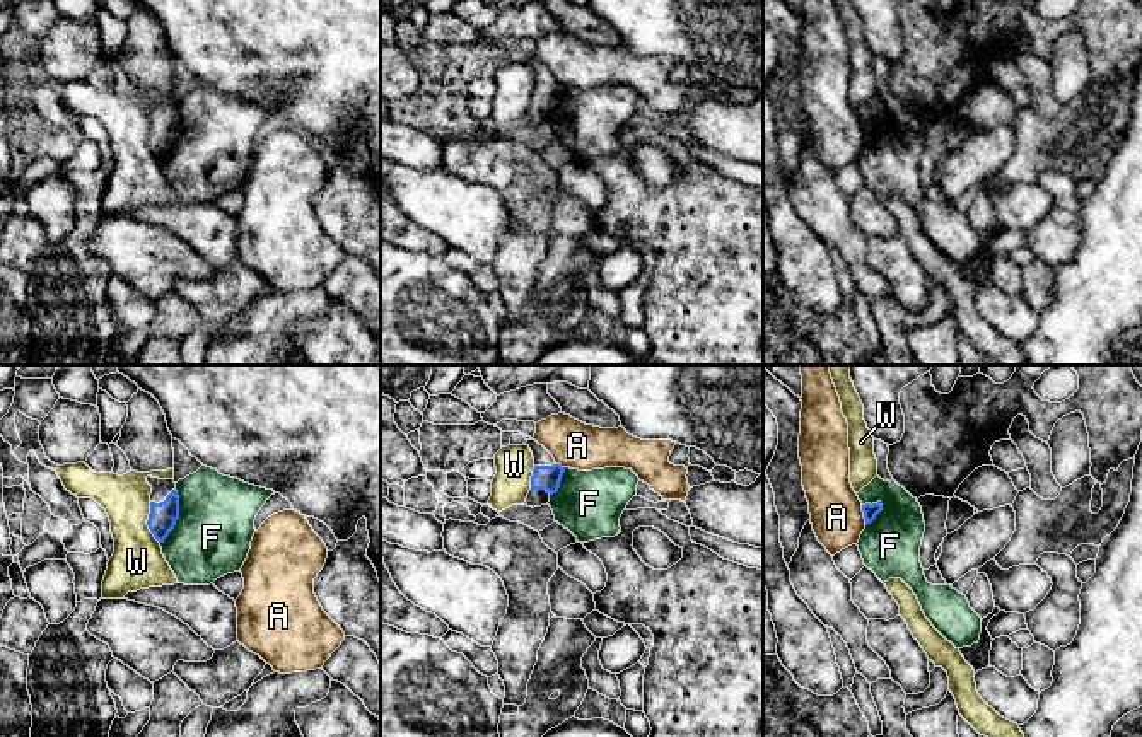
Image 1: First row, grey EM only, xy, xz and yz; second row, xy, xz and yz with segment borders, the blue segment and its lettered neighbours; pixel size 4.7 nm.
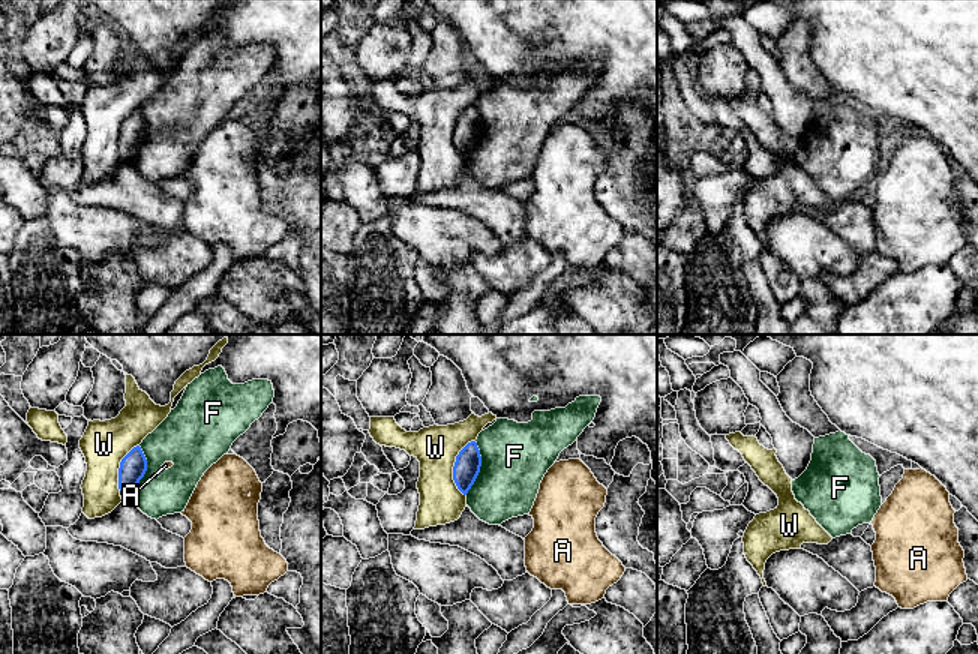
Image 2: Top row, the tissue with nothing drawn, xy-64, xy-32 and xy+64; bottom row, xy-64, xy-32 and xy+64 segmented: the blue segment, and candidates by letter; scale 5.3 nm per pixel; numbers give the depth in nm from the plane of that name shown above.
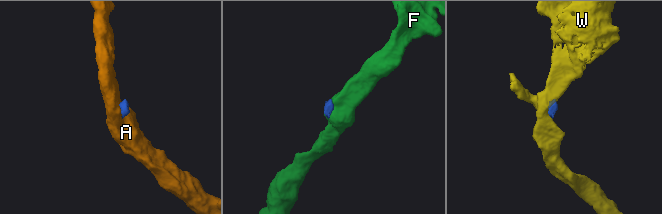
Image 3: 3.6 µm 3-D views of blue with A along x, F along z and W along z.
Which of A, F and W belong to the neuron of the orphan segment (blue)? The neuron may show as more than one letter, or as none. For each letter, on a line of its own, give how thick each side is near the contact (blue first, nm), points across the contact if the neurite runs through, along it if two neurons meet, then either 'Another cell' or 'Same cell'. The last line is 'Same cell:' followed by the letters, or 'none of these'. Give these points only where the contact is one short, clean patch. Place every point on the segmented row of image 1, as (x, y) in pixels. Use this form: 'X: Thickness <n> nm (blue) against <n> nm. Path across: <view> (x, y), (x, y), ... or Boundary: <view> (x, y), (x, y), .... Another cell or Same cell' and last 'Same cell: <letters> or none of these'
A: Thickness 70 nm (blue) against 240 nm. Boundary: yz (861, 505), (866, 524). Another cell
F: Thickness 130 nm (blue) against 360 nm. Boundary: xy (176, 490), (178, 519), (161, 543). Another cell
W: Thickness 130 nm (blue) against 240 nm. Boundary: xy (149, 502), (147, 528), (159, 543). Another cell
Same cell: none of these

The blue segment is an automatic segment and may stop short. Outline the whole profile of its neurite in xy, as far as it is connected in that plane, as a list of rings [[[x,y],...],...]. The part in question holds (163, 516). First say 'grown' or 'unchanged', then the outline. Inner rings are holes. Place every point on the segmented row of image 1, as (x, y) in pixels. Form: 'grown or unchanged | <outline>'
grown | [[[147,476],[147,483],[152,486],[150,493],[150,514],[147,525],[159,543],[169,536],[179,519],[179,496],[174,479],[159,479]]]

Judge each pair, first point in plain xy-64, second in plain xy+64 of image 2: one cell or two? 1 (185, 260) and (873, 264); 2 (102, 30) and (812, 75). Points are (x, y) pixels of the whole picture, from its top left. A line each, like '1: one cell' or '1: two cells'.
1: one cell
2: one cell

